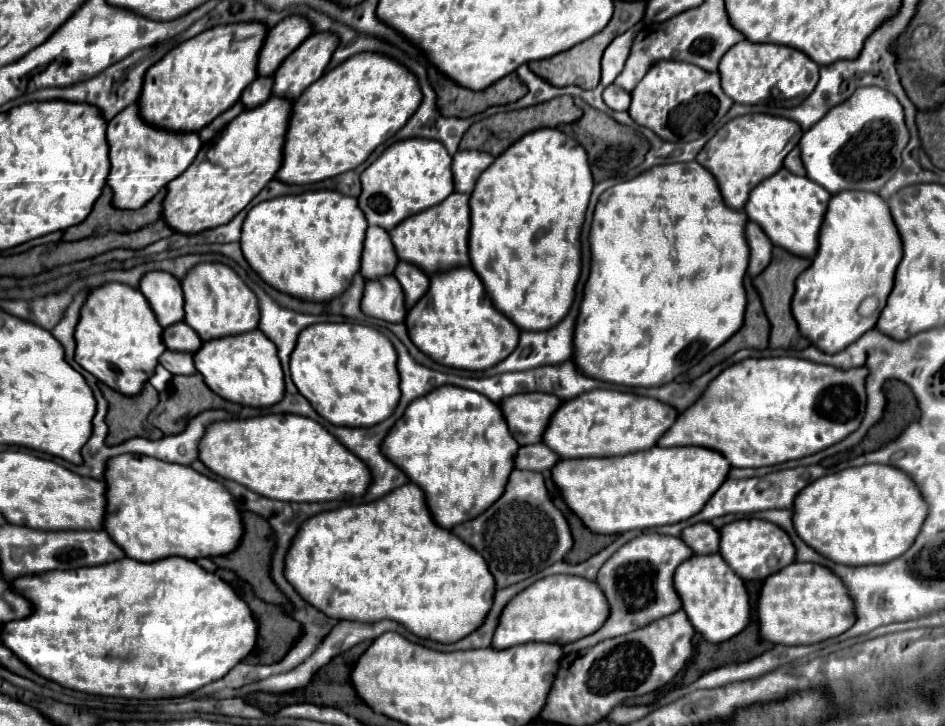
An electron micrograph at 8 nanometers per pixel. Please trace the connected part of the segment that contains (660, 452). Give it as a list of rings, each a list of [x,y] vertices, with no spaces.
[[[654,446],[646,452],[634,452],[628,456],[610,456],[610,458],[578,458],[562,460],[552,468],[552,480],[560,488],[562,498],[574,514],[596,534],[620,534],[626,530],[644,530],[664,524],[676,524],[698,514],[704,504],[712,498],[718,486],[728,478],[732,464],[722,458],[720,452],[698,446],[678,446],[678,448],[660,448]]]

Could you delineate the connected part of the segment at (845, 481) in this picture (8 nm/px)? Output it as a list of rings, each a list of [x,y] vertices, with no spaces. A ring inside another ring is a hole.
[[[864,464],[818,478],[794,502],[794,528],[798,536],[822,556],[856,566],[884,564],[902,556],[916,540],[928,504],[916,482],[888,464]]]

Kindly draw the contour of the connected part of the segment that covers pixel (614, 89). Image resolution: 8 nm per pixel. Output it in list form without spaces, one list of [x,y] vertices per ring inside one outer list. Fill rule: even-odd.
[[[616,84],[606,86],[602,96],[604,96],[606,106],[608,106],[608,108],[612,108],[612,110],[622,112],[622,110],[628,110],[628,106],[630,106],[630,94],[628,94],[628,92],[624,92],[624,90],[622,90],[620,86],[616,86]]]

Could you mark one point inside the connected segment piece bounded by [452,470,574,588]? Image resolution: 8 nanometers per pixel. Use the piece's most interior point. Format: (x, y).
(523, 533)

